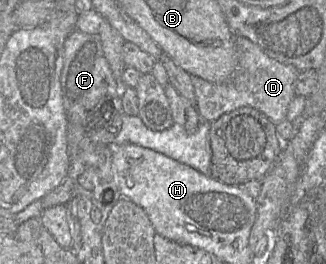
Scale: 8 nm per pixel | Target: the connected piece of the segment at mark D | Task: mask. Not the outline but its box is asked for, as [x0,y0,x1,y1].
[191,36,299,124]

